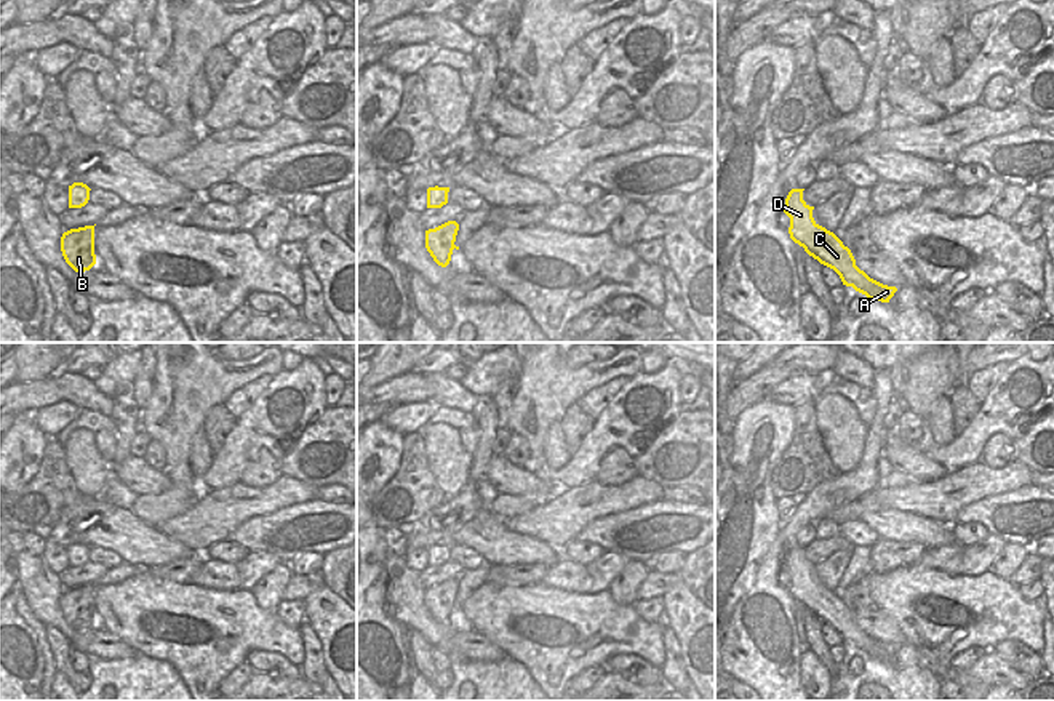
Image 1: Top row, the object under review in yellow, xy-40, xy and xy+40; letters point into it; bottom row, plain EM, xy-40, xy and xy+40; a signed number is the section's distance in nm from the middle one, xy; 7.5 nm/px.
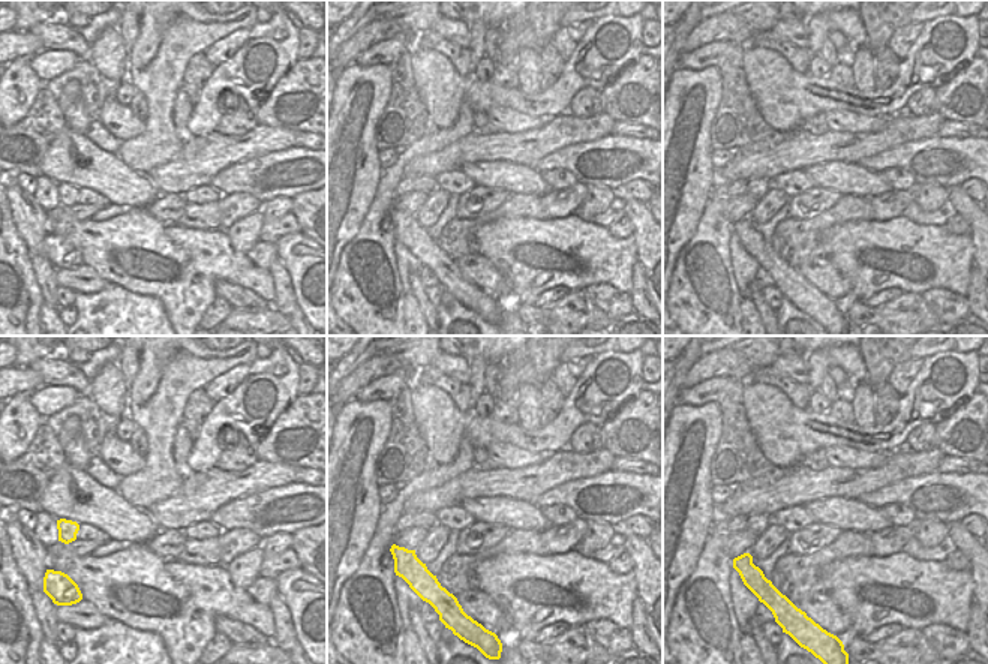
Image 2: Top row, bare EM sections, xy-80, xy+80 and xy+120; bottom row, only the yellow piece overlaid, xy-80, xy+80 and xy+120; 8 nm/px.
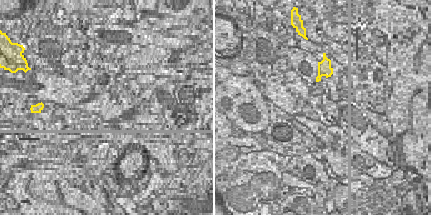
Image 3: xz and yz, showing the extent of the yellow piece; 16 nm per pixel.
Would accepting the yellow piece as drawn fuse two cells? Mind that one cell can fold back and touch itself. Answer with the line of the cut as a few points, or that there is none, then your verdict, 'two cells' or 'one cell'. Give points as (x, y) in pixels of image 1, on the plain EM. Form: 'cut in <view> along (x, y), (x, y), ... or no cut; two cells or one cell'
cut in xy along (455, 580), (439, 586); two cells

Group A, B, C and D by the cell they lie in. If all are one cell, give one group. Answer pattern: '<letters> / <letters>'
A C D / B

